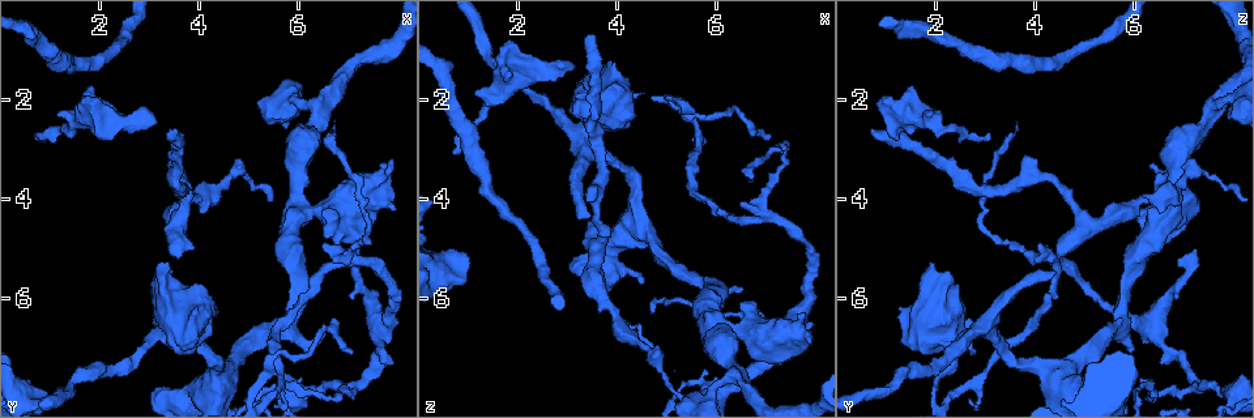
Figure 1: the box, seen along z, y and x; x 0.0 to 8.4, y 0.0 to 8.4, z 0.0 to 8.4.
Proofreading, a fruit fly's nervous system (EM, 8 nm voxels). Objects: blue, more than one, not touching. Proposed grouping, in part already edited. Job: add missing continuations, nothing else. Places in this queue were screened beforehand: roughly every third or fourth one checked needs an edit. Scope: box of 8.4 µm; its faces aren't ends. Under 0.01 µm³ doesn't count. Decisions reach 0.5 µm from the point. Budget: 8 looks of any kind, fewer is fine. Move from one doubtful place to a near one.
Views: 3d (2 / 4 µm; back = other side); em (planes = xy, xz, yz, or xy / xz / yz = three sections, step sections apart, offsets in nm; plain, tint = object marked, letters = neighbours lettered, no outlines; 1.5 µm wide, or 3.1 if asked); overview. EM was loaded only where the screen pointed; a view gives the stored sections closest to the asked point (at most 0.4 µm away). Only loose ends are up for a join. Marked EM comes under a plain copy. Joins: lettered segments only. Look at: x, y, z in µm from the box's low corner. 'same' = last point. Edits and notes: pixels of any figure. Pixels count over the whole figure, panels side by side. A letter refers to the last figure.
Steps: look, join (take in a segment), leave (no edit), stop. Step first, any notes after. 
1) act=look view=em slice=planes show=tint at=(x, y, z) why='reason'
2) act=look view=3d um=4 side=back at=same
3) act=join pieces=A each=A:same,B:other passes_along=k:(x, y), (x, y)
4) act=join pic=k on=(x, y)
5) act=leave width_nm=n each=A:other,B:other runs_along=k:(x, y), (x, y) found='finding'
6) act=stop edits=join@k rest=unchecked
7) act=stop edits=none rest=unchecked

act=look view=em slice=planes show=letters at=(7.75, 3.35, 6.25)

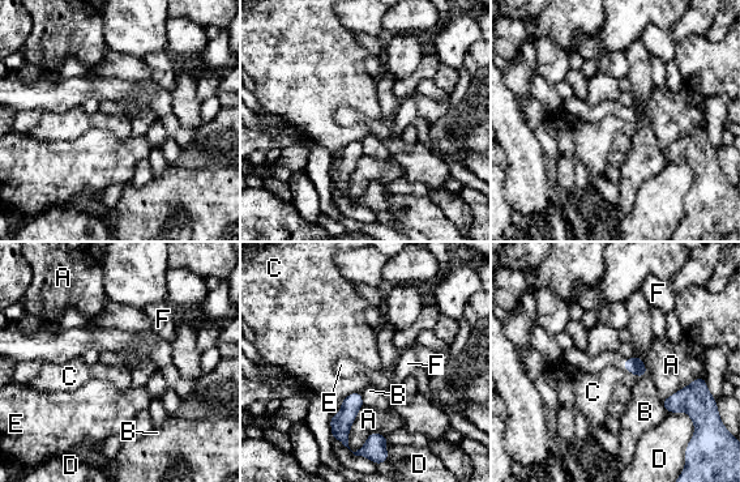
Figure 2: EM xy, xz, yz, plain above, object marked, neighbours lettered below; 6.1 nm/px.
act=leave each=A:other,B:other,C:other,D:other,E:other,F:other border=2:(359, 391), (349, 393), (342, 400) found='no lettered segment goes on from it'

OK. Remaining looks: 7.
act=look view=3d um=2 at=(6.65, 2.75, 3.60) why='thin end'

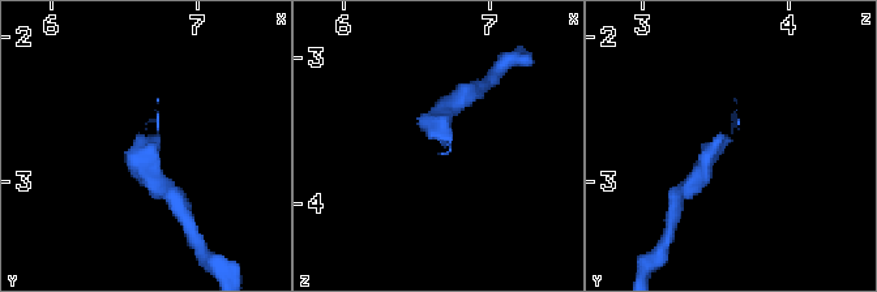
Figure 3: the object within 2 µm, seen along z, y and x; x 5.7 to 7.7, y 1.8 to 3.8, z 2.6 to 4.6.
act=look view=em slice=planes show=letters at=(6.68, 2.70, 3.60) why='need the tissue'

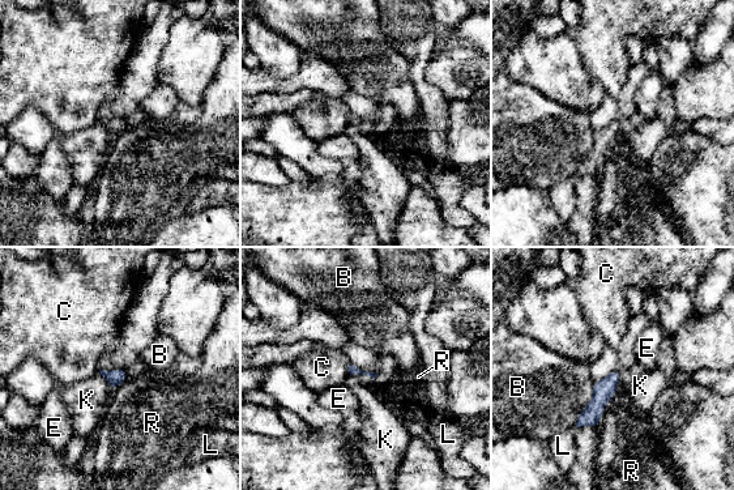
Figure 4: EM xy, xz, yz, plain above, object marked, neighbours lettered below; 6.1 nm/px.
act=leave each=B:other,C:other,E:other,K:other,L:other,R:other border=4:(622, 373), (613, 396) found='none of them fits'

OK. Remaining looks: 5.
act=look view=3d um=4 at=(0.75, 2.80, 3.15) why='tapers out'

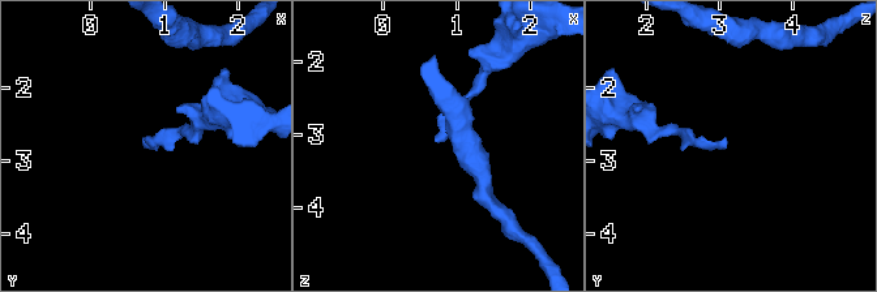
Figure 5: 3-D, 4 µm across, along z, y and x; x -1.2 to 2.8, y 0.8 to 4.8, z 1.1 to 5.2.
act=look view=em slice=planes show=letters at=(0.70, 2.80, 3.10) why='now the EM'

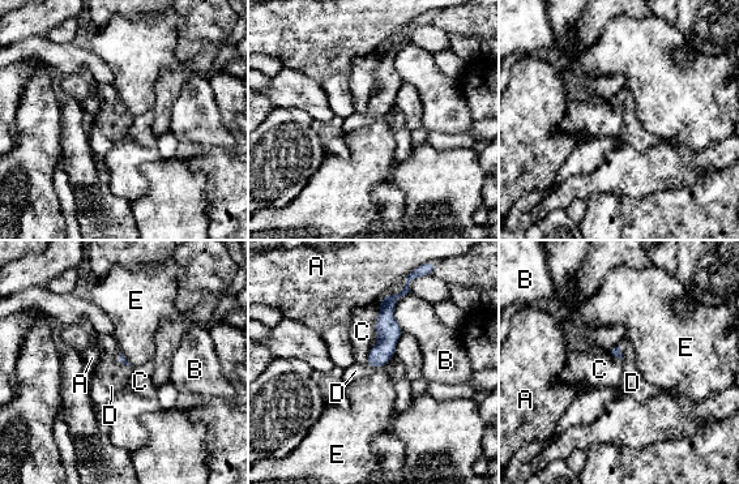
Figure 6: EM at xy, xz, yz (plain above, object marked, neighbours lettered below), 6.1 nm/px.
act=join pieces=D each=A:other,B:other,C:other,D:same,E:other found='it goes on there'

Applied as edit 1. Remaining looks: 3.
act=stop edits=join@6 rest=unchecked

